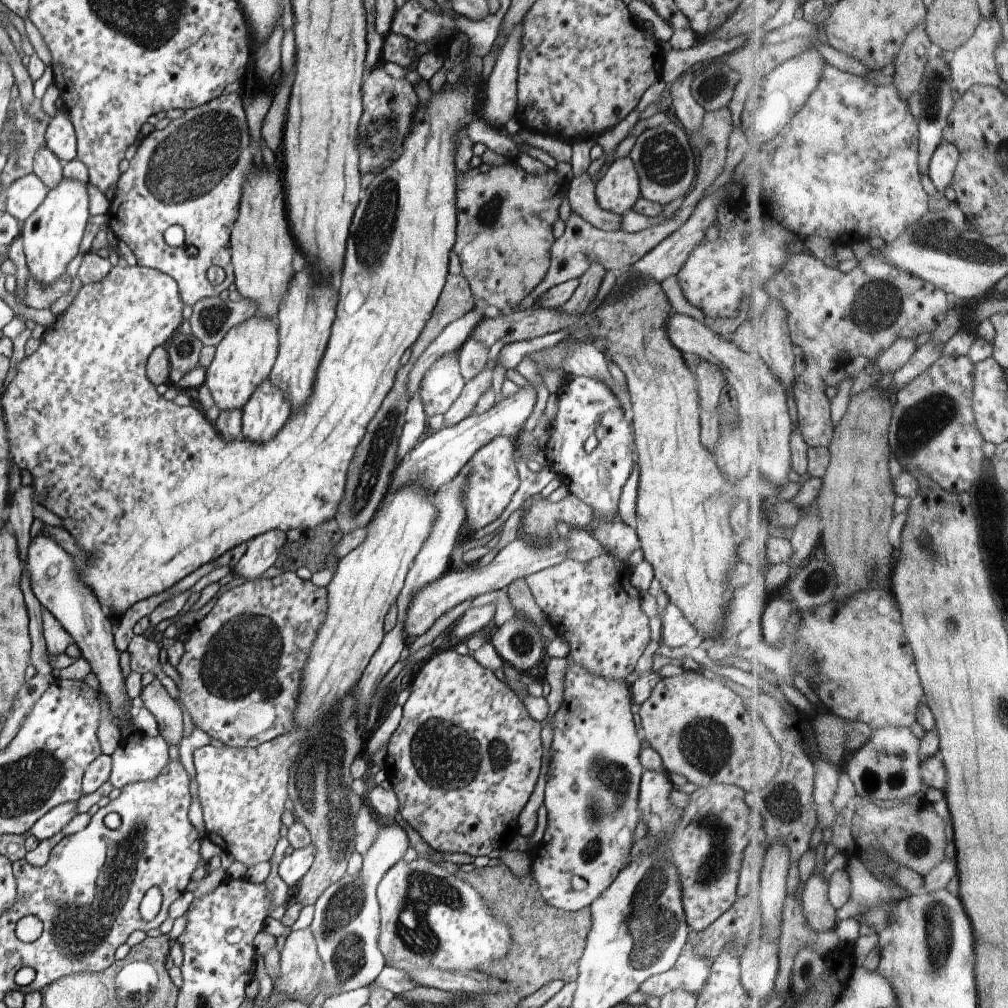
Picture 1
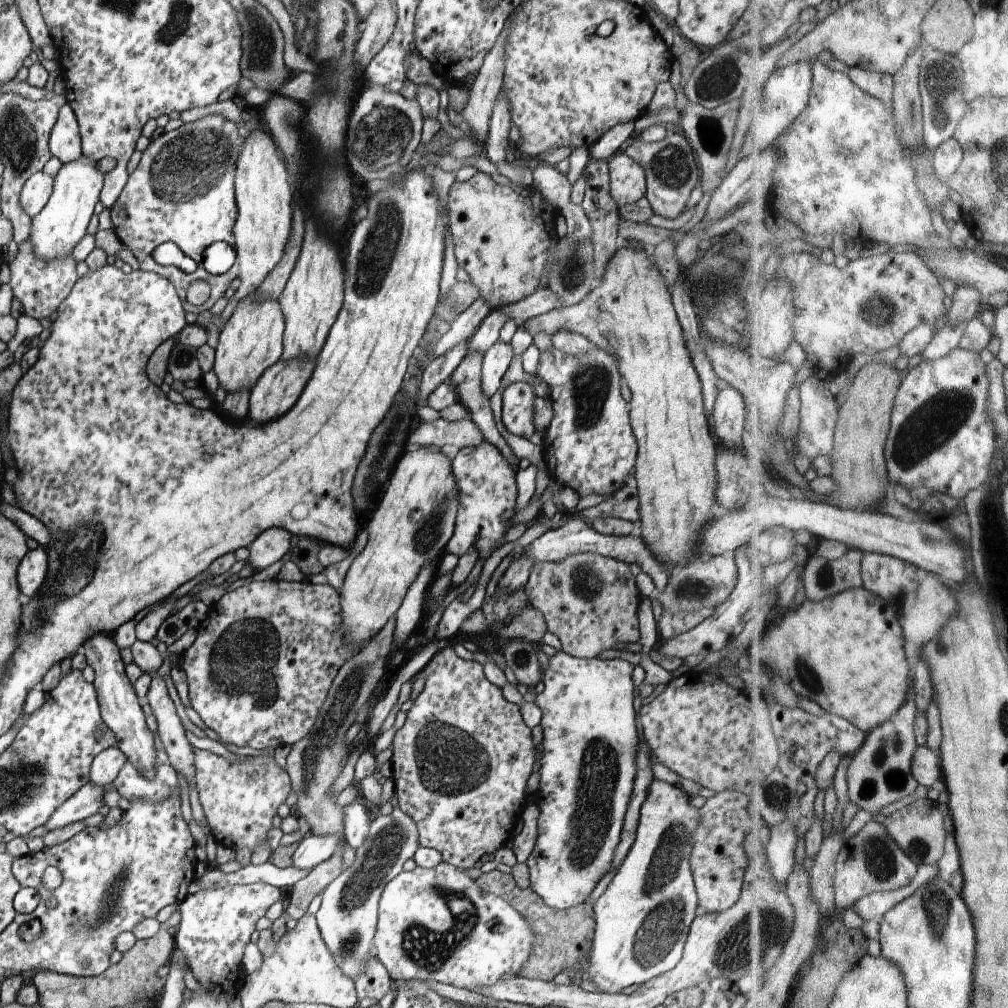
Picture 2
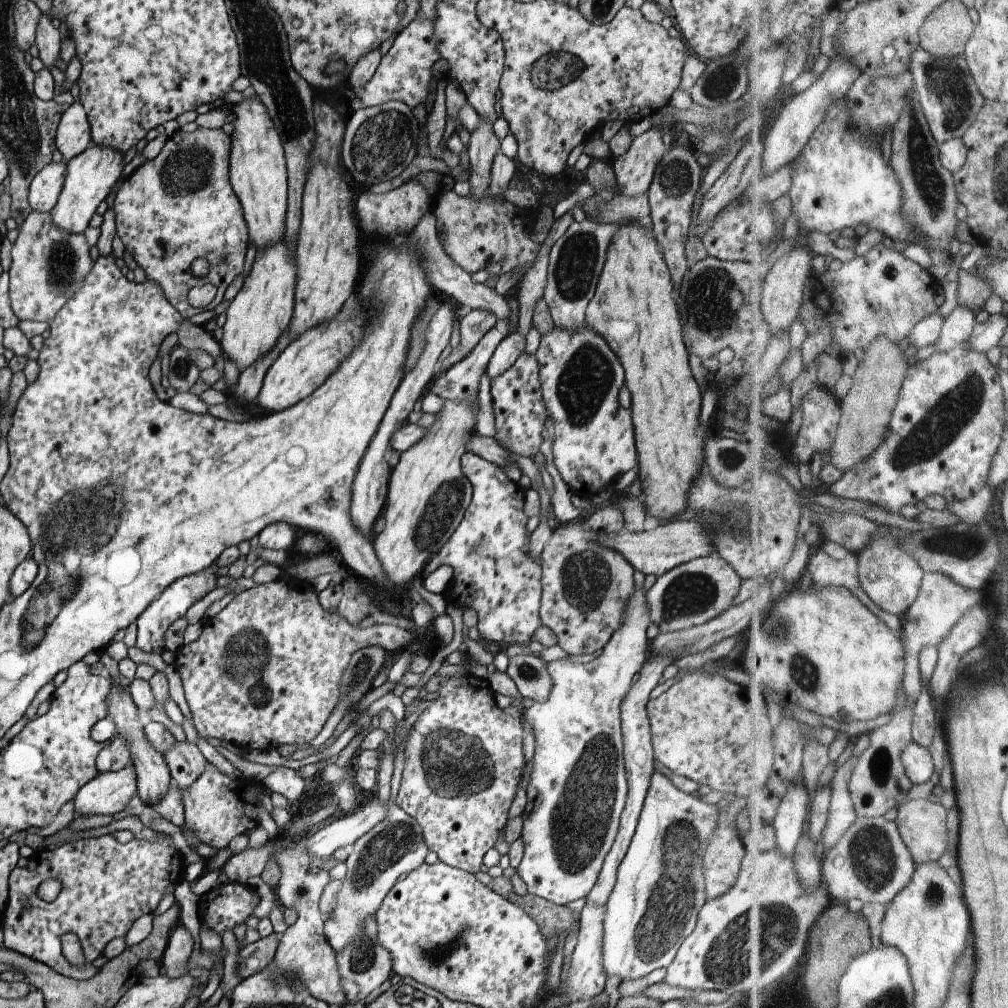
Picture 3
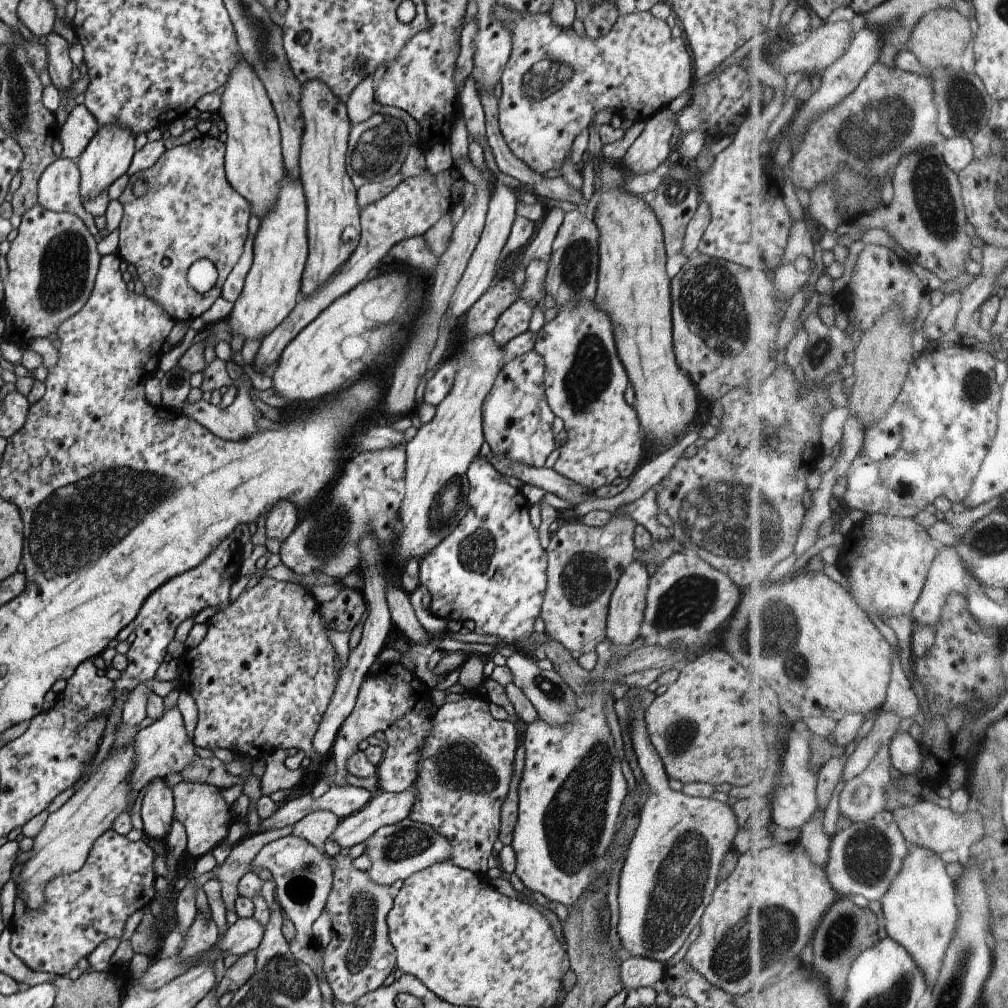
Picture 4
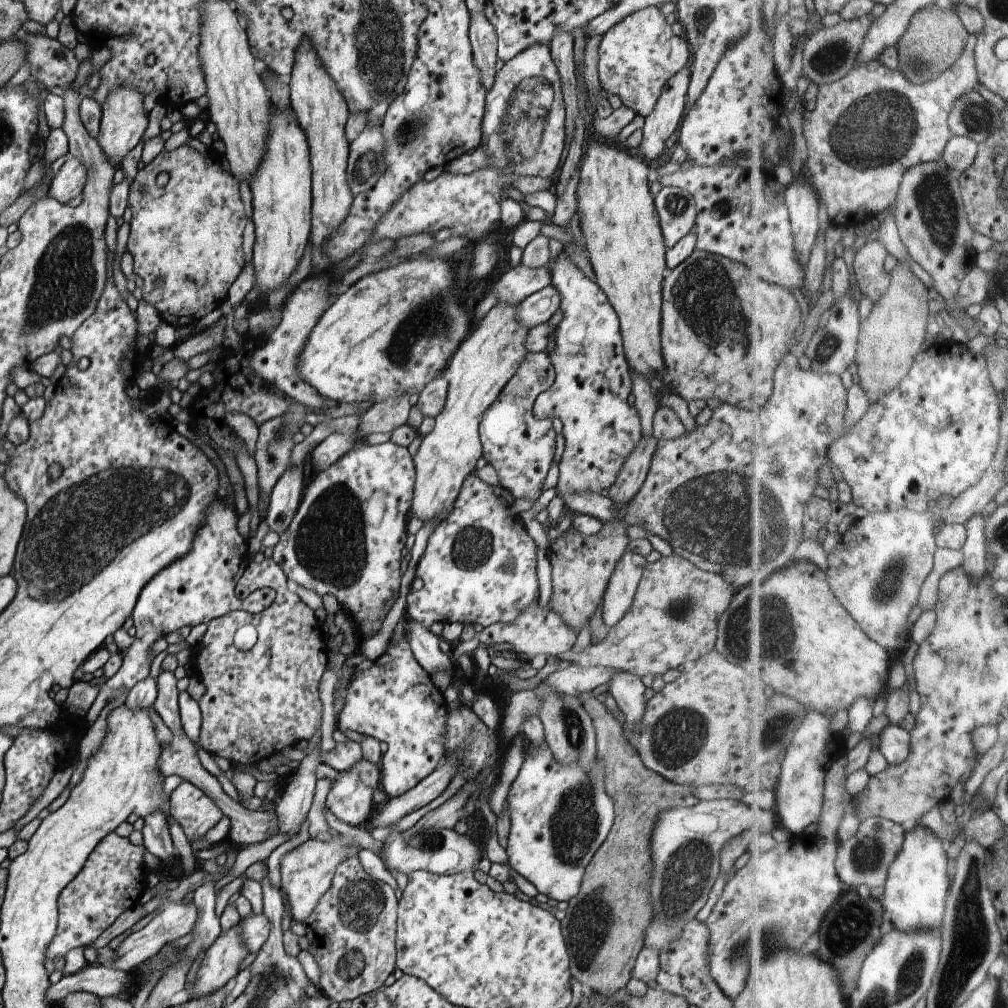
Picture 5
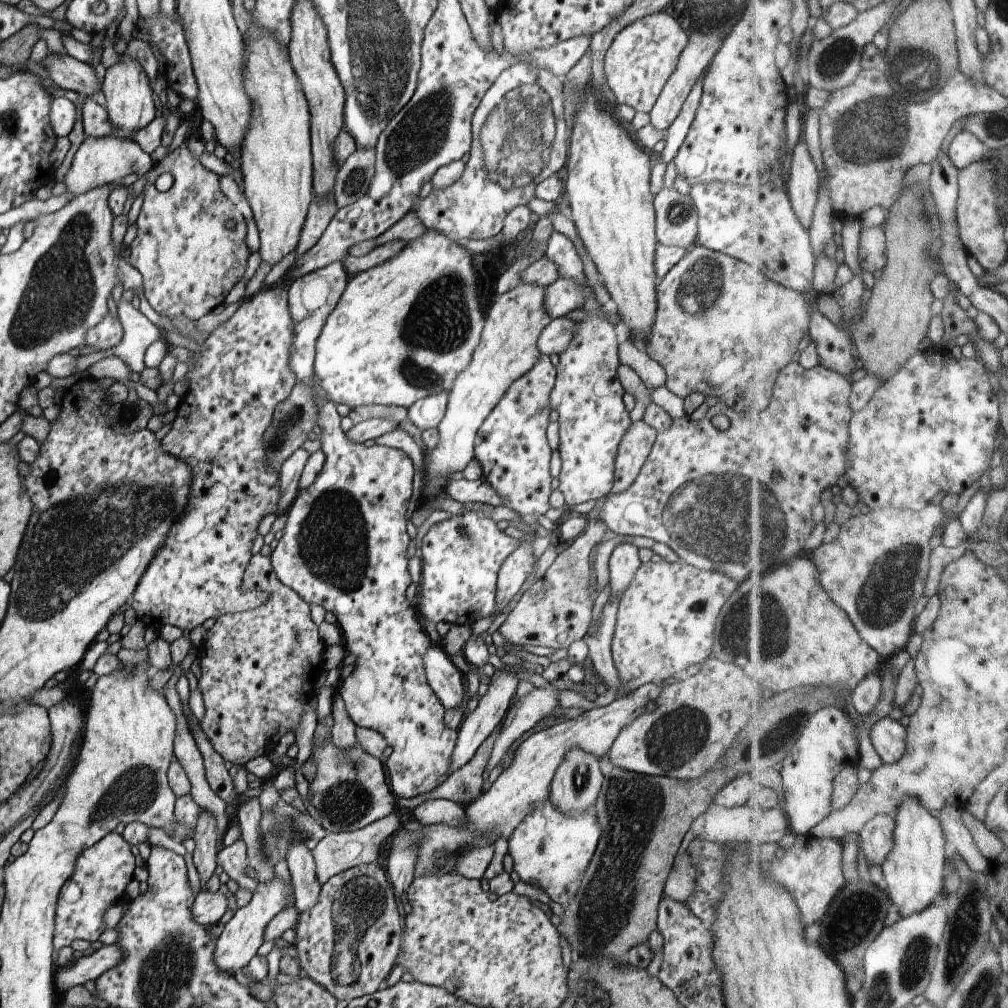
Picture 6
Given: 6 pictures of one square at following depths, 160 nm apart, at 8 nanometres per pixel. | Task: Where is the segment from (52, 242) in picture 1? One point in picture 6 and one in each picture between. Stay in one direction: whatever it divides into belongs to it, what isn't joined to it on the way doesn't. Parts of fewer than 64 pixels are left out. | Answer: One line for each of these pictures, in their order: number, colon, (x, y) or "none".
2: (61, 224)
3: (89, 178)
4: (108, 155)
5: (124, 120)
6: (130, 105)

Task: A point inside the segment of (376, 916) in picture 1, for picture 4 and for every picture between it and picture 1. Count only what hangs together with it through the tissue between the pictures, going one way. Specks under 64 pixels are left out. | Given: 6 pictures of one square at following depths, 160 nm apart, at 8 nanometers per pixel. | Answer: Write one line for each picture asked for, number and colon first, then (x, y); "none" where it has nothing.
2: (347, 918)
3: (395, 846)
4: (396, 851)

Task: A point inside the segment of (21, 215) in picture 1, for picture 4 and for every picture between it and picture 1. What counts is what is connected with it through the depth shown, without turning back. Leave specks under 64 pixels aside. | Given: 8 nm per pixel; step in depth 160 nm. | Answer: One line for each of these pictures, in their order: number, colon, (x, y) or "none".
2: (36, 191)
3: (44, 191)
4: (58, 189)

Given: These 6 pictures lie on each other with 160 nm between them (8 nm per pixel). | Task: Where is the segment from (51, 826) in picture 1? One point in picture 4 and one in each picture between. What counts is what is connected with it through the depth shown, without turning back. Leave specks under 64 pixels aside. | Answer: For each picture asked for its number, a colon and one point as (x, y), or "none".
2: (88, 800)
3: (110, 792)
4: (165, 746)

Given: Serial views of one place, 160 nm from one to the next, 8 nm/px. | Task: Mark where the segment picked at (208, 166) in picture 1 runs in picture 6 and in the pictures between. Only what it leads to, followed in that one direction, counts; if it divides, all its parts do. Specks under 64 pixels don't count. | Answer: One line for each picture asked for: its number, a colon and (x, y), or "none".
2: (170, 196)
3: (180, 207)
4: (190, 212)
5: (189, 233)
6: (189, 260)

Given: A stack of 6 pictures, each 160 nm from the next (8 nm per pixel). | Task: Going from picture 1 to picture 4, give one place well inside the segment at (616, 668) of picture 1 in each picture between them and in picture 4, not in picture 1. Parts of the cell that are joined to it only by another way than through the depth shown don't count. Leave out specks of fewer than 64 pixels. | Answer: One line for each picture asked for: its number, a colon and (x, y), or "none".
2: (590, 601)
3: (585, 589)
4: (584, 563)

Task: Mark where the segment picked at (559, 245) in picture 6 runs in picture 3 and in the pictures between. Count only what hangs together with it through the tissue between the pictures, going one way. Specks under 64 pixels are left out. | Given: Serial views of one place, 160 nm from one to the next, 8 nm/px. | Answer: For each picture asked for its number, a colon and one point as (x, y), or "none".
3: (580, 376)
4: (585, 381)
5: (592, 382)

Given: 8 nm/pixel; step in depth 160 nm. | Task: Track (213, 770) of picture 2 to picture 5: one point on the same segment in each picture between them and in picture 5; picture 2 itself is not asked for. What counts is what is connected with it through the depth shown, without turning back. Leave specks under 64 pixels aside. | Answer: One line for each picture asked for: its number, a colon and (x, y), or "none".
3: (217, 808)
4: (200, 808)
5: (193, 809)

